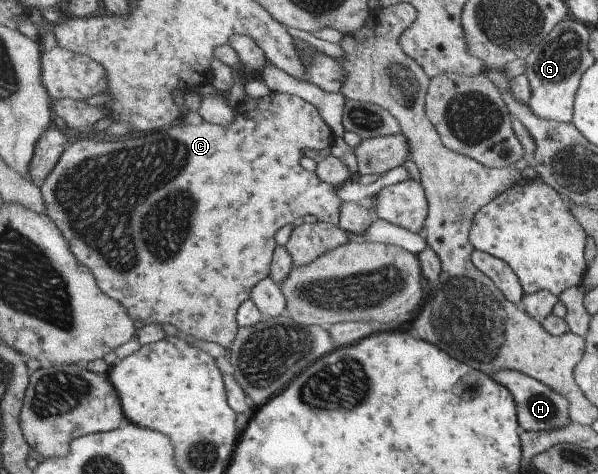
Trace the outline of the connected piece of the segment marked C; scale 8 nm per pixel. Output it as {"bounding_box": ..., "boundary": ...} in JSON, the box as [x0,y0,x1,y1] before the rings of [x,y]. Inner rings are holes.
{"bounding_box":[39,91,343,349],"boundary":[[[273,91],[261,98],[247,95],[234,108],[236,119],[228,125],[213,124],[203,120],[198,125],[179,124],[179,126],[173,126],[163,132],[137,136],[137,138],[129,138],[129,140],[119,140],[119,142],[101,142],[101,140],[82,136],[65,149],[50,176],[39,184],[45,202],[48,204],[48,214],[57,221],[63,234],[72,239],[71,250],[79,258],[79,262],[83,262],[91,270],[95,270],[95,276],[99,278],[99,286],[103,286],[105,294],[122,302],[127,312],[135,320],[140,318],[147,325],[169,323],[177,328],[179,334],[189,334],[197,339],[215,342],[226,349],[230,349],[234,344],[241,327],[238,323],[239,308],[251,298],[253,288],[270,276],[274,252],[277,248],[277,232],[289,223],[298,223],[307,214],[315,216],[319,221],[340,226],[343,202],[339,198],[337,187],[320,179],[316,172],[308,172],[301,166],[301,158],[305,156],[307,148],[317,151],[325,150],[325,148],[330,148],[335,137],[330,123],[322,117],[314,104],[299,95]],[[169,158],[171,158],[171,188],[165,184],[165,172],[167,172]],[[169,192],[171,192],[171,210],[155,210],[155,204],[161,198],[165,198]]]}

